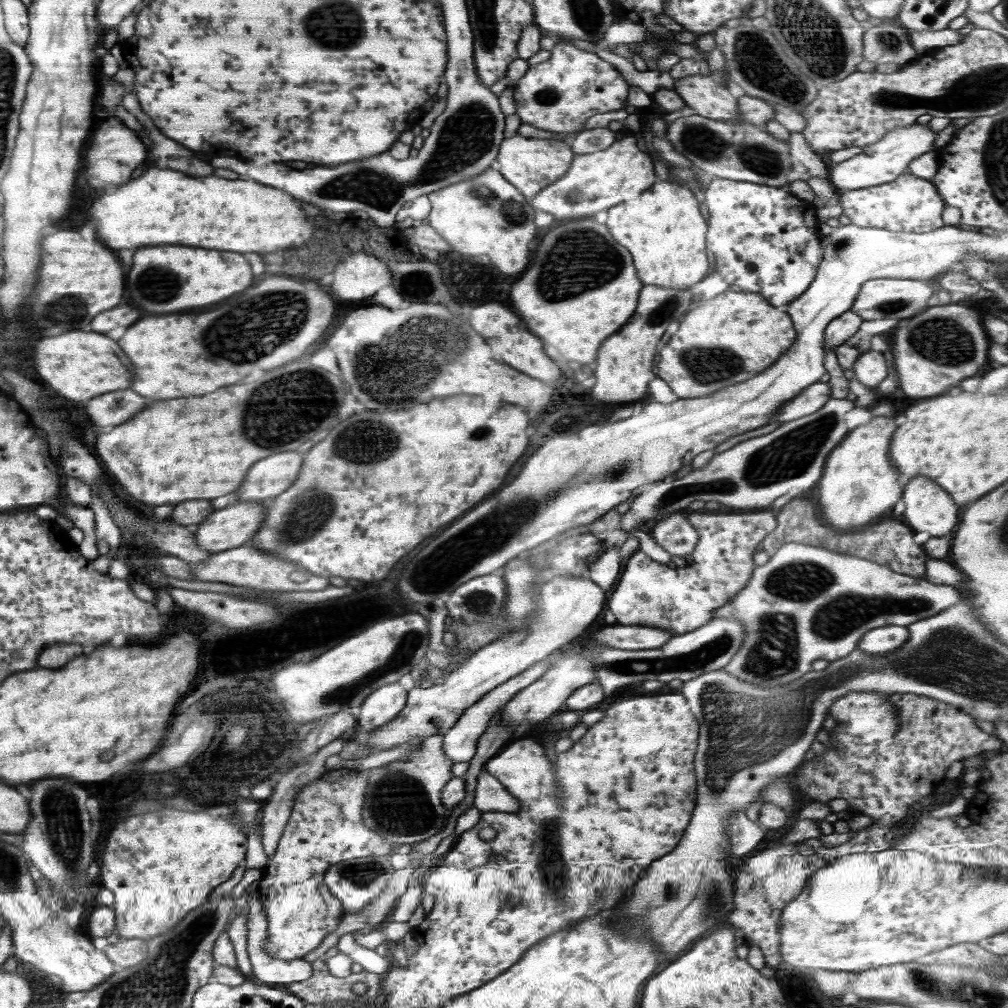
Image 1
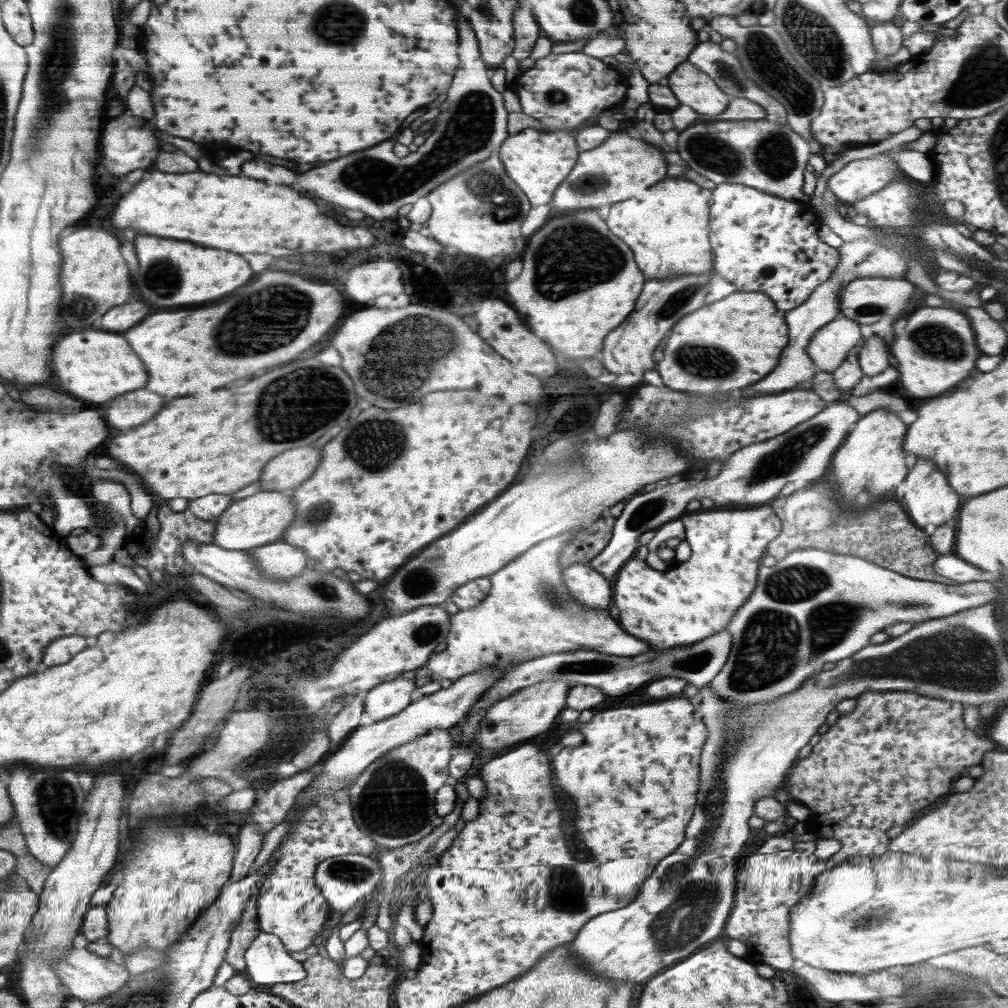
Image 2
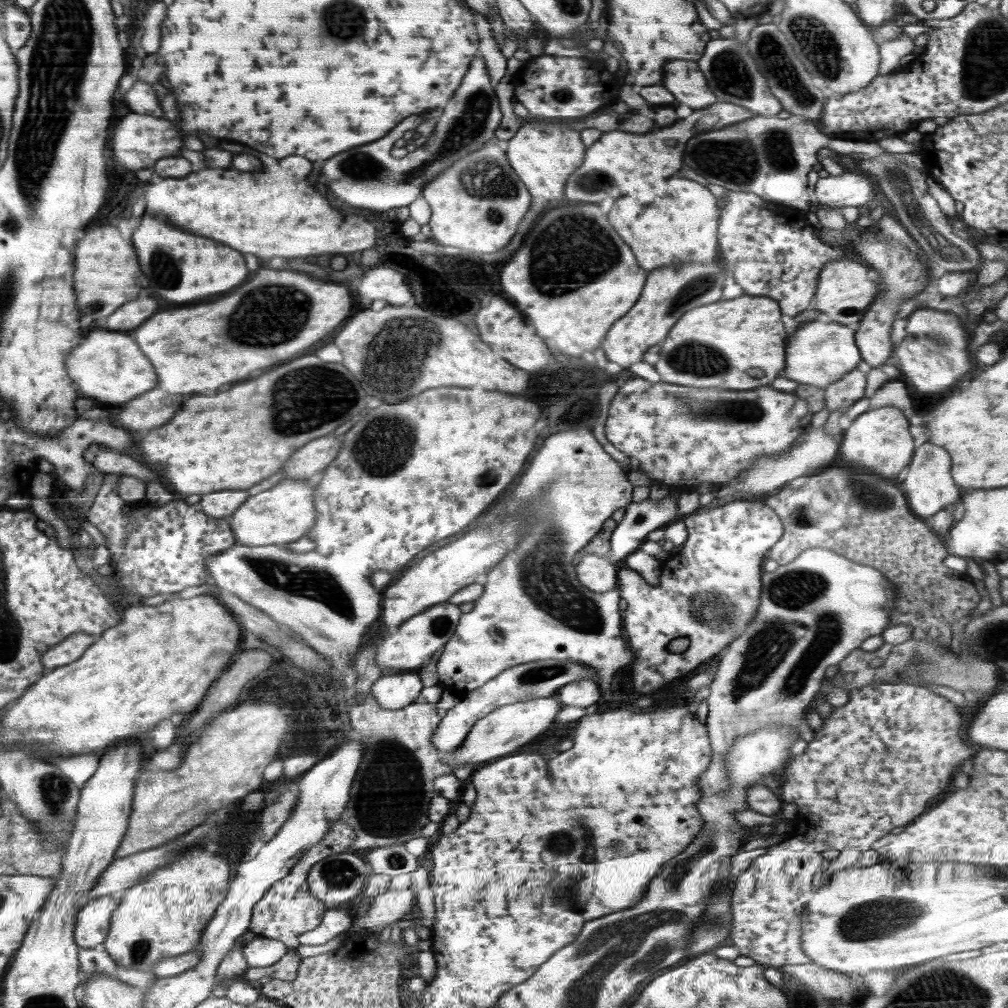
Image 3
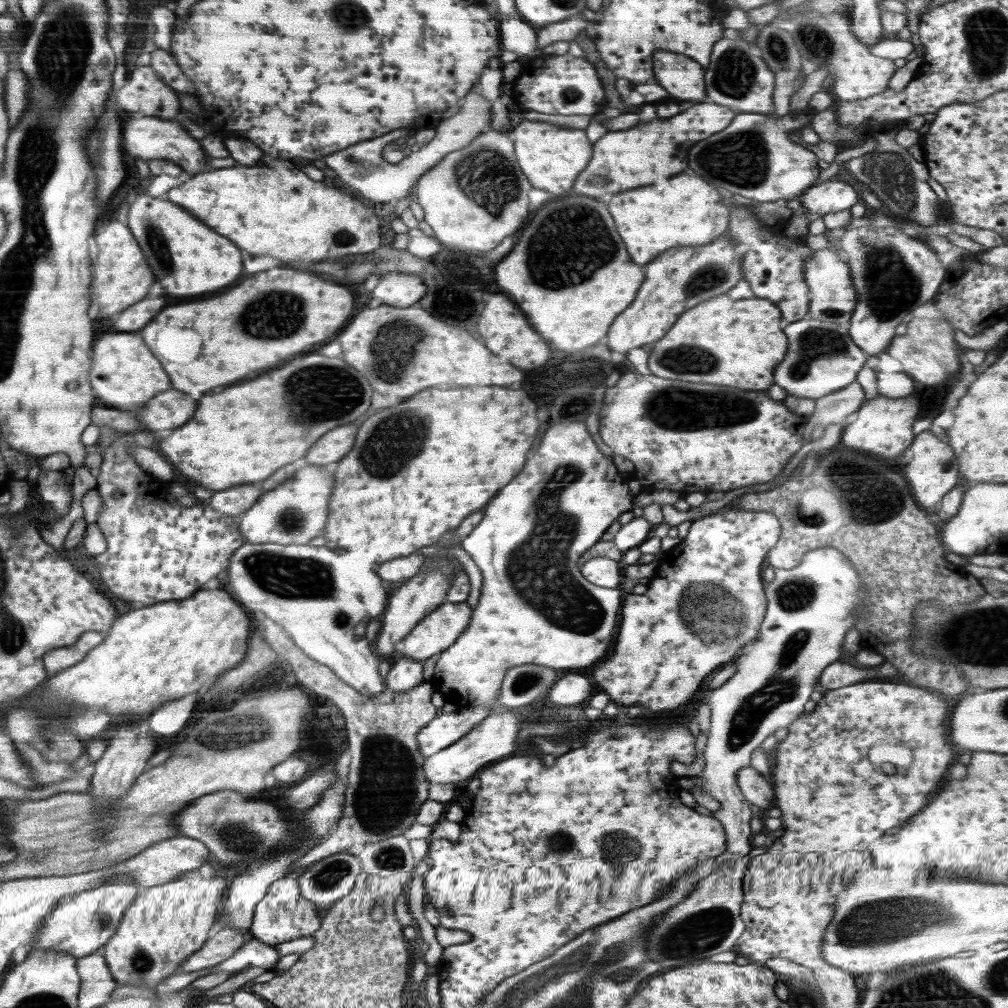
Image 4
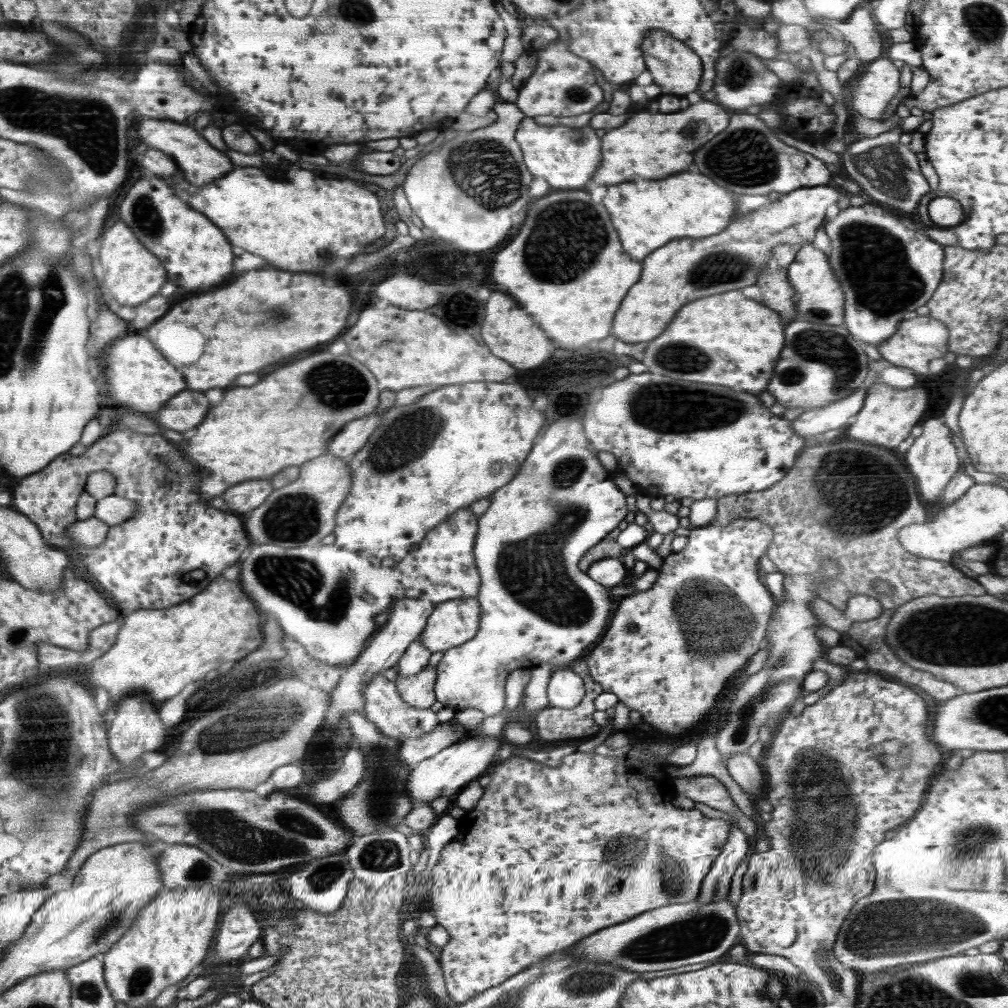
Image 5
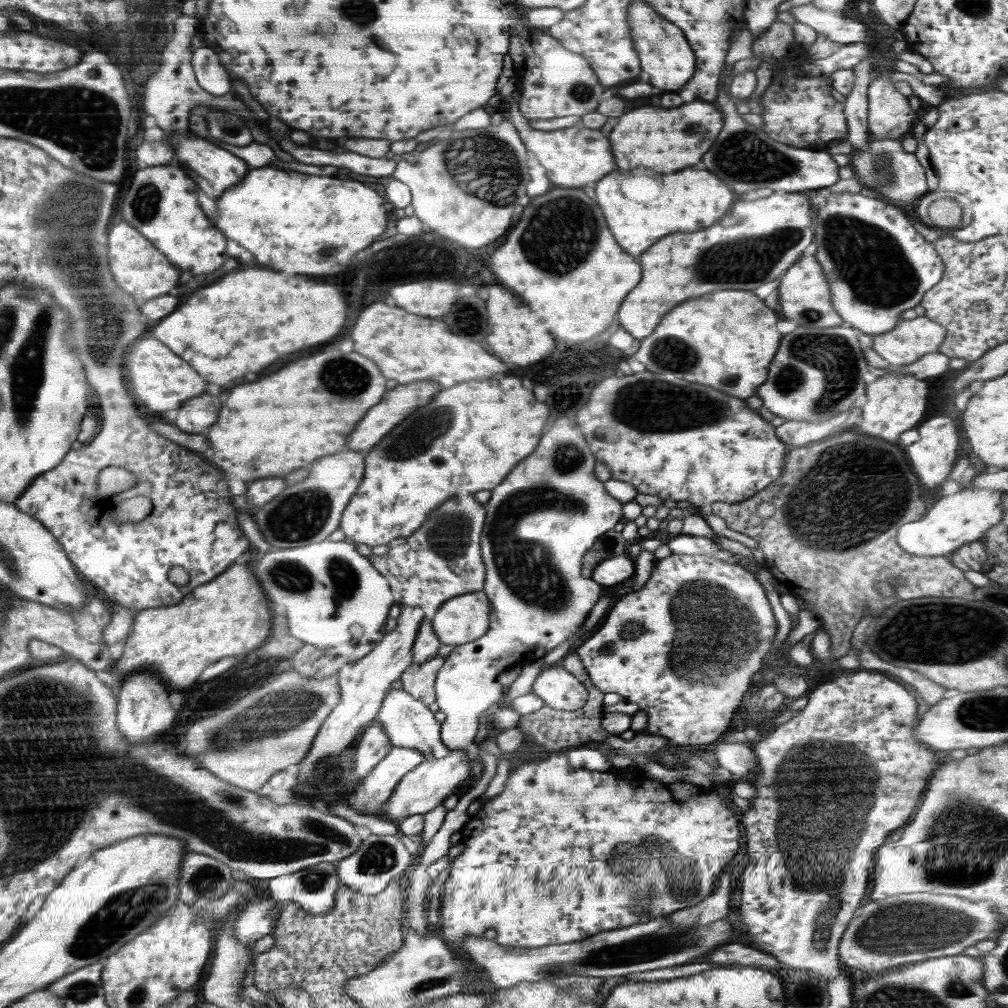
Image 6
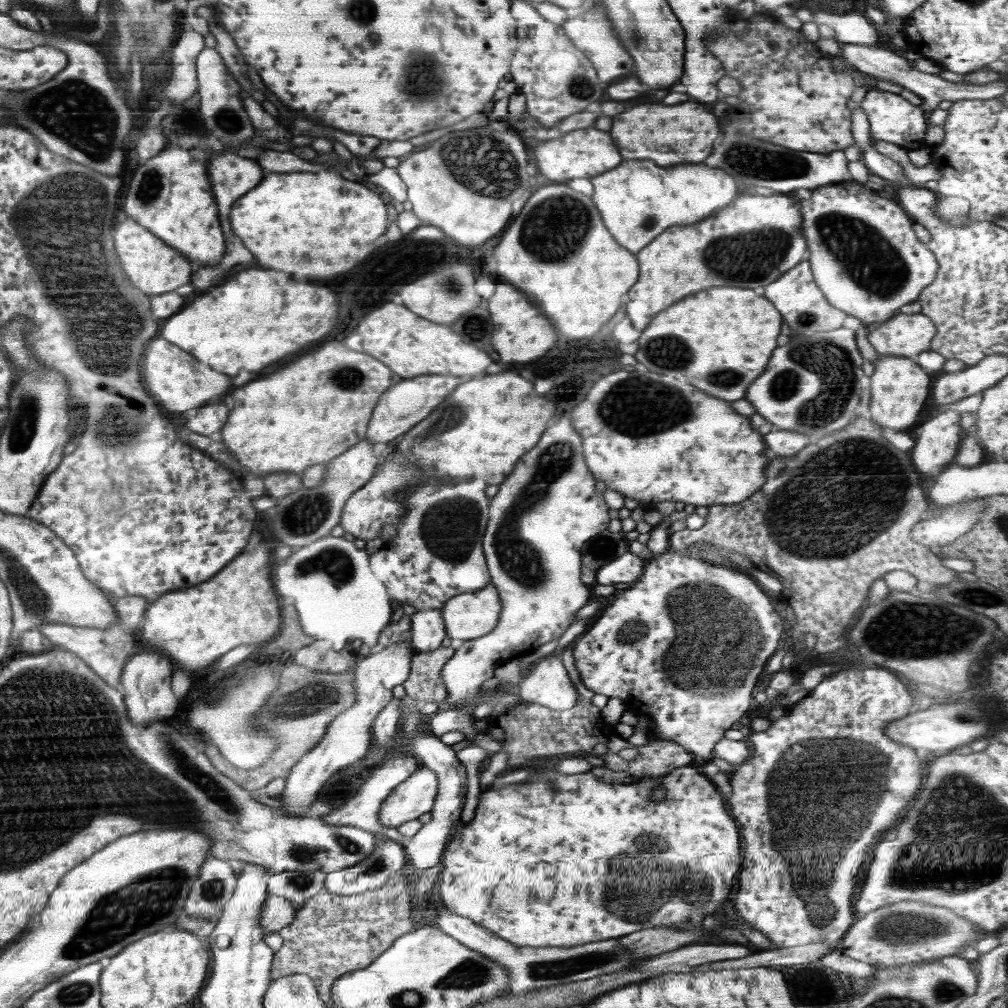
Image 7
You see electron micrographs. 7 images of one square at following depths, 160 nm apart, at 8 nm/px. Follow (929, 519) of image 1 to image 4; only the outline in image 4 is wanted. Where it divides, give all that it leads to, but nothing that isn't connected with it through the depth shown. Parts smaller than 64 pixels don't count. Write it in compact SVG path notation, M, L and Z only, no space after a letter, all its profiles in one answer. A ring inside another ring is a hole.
M921 432L913 437L912 461L904 466L904 477L910 486L914 486L914 498L920 507L936 508L943 496L948 494L958 484L958 460L956 454L948 444L944 444L940 438L936 438L932 432Z

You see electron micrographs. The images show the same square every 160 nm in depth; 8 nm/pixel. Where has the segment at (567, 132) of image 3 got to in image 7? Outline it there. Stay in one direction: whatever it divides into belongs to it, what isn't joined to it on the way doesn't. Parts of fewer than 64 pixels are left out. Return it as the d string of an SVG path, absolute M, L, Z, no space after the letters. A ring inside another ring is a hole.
M596 128L574 130L566 136L548 140L534 150L534 156L536 158L531 159L536 170L540 170L546 178L550 178L554 182L565 184L574 178L591 179L598 174L602 174L602 172L606 172L606 170L616 168L622 162L612 138L606 132L596 130Z

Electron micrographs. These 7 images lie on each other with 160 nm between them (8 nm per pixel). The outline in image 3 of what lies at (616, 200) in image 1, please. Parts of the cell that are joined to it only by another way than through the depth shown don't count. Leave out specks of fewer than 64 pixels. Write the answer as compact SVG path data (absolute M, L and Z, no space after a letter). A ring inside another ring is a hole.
M716 102L712 106L694 110L688 118L674 122L668 128L648 132L648 134L628 134L628 132L608 132L600 140L596 140L588 150L586 158L576 171L568 177L565 184L566 200L574 202L600 202L604 198L620 198L634 190L640 190L646 184L656 184L672 174L676 174L682 166L684 144L694 138L694 134L720 130L728 124L734 124L756 116L755 112L735 103ZM614 174L614 188L612 188Z

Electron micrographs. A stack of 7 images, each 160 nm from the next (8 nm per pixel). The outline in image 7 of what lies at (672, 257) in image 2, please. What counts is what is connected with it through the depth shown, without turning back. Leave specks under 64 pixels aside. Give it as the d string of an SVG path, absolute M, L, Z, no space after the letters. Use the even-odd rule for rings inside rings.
M622 160L614 170L590 180L594 187L591 199L604 226L620 246L633 253L648 246L653 238L671 226L692 224L708 218L716 208L720 210L732 204L740 193L732 176L704 164L664 168L650 160ZM634 178L636 182L632 182ZM632 190L636 190L636 194Z

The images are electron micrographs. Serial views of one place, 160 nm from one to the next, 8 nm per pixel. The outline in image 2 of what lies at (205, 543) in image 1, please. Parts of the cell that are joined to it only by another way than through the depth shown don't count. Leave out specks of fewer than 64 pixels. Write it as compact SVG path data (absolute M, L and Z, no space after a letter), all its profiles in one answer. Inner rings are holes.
M264 491L234 501L215 520L213 543L224 550L252 550L281 540L289 524L295 519L292 491Z

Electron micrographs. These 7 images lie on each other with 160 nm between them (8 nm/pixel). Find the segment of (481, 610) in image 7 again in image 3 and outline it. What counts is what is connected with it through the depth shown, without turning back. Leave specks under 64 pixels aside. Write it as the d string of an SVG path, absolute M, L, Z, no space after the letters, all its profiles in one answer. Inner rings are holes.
M448 602L429 606L428 609L416 614L416 616L404 621L396 632L386 630L382 634L382 638L378 638L376 642L376 658L377 665L384 670L413 670L415 671L422 664L426 664L431 656L442 648L455 633L460 617L463 614L458 605Z

